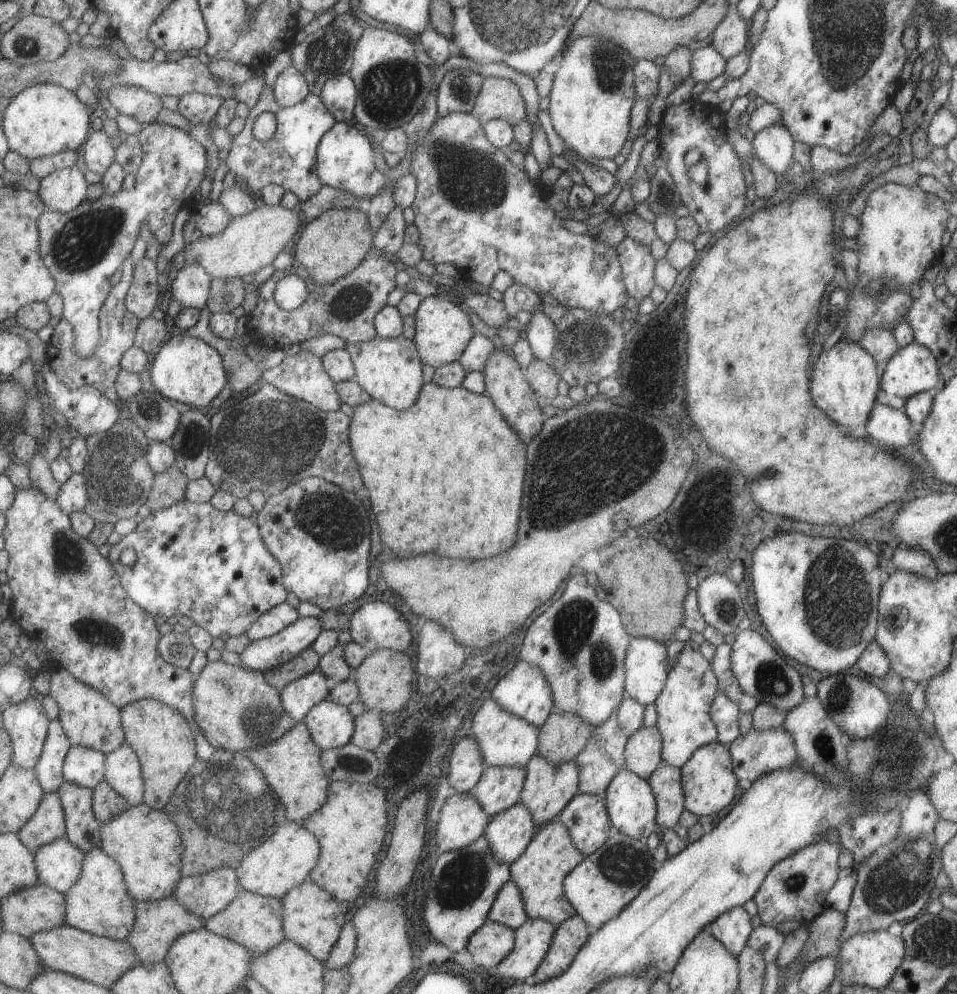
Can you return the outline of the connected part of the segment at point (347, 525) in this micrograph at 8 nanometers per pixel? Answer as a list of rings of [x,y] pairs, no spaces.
[[[310,477],[271,496],[265,508],[257,512],[256,521],[264,544],[281,562],[285,588],[300,601],[308,601],[322,610],[339,610],[339,606],[359,600],[367,592],[371,584],[371,518],[357,494],[343,490],[325,478]]]

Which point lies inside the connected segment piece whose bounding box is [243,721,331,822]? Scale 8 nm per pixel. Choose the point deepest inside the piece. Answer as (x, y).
(292, 765)

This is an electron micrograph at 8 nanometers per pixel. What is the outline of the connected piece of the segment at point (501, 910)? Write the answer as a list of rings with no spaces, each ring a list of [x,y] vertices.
[[[509,880],[500,888],[499,894],[496,895],[492,908],[488,912],[487,920],[515,930],[527,918],[528,915],[524,911],[524,901],[520,895],[520,889],[513,881]]]

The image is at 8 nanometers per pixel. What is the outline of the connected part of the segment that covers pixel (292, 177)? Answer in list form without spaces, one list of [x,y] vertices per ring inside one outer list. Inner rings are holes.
[[[265,85],[258,103],[246,118],[244,129],[232,140],[227,158],[229,171],[246,181],[251,192],[256,193],[269,184],[277,184],[283,186],[286,191],[295,192],[300,203],[307,202],[324,186],[319,174],[316,173],[318,149],[325,134],[336,124],[336,117],[329,111],[322,96],[310,93],[303,102],[283,108],[276,101],[274,88]],[[263,112],[273,112],[279,120],[277,132],[269,142],[261,142],[253,135],[253,124]]]

